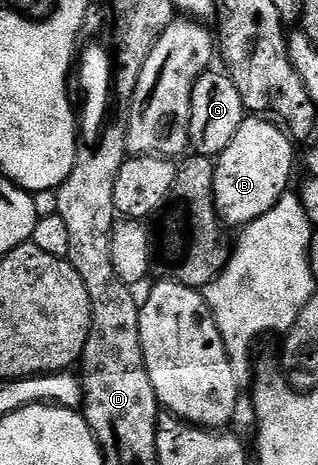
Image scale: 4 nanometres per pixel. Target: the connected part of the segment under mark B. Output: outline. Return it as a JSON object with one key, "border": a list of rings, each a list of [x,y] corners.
{"border":[[[245,117],[242,125],[238,125],[238,133],[234,133],[234,141],[226,145],[226,149],[215,160],[214,173],[214,201],[216,212],[229,228],[243,229],[248,224],[258,221],[289,190],[288,182],[292,179],[292,147],[293,140],[288,138],[286,132],[270,120],[263,117]]]}

